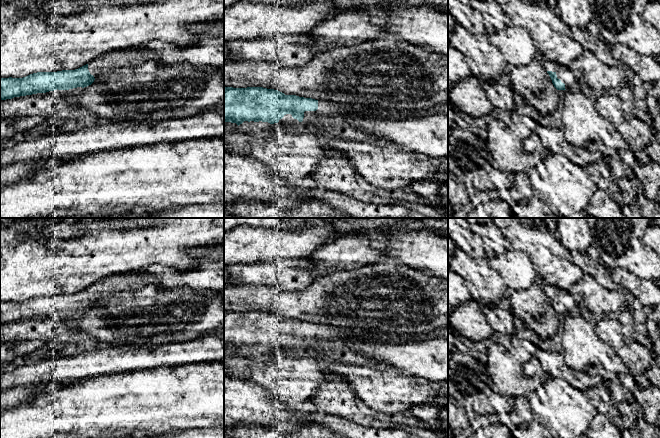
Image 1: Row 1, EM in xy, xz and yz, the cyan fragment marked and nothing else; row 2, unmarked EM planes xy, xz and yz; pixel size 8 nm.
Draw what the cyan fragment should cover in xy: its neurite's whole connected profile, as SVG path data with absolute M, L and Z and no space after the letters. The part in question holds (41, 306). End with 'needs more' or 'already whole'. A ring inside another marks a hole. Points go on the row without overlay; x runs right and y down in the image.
M224 258L205 261L187 270L153 265L143 273L103 278L75 294L37 296L23 302L0 302L0 324L57 313L84 312L112 293L139 290L147 285L167 289L189 287L199 292L212 292L224 300Z; needs more

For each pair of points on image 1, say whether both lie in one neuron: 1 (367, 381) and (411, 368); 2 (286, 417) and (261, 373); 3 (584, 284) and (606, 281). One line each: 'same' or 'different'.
1: different
2: different
3: different

